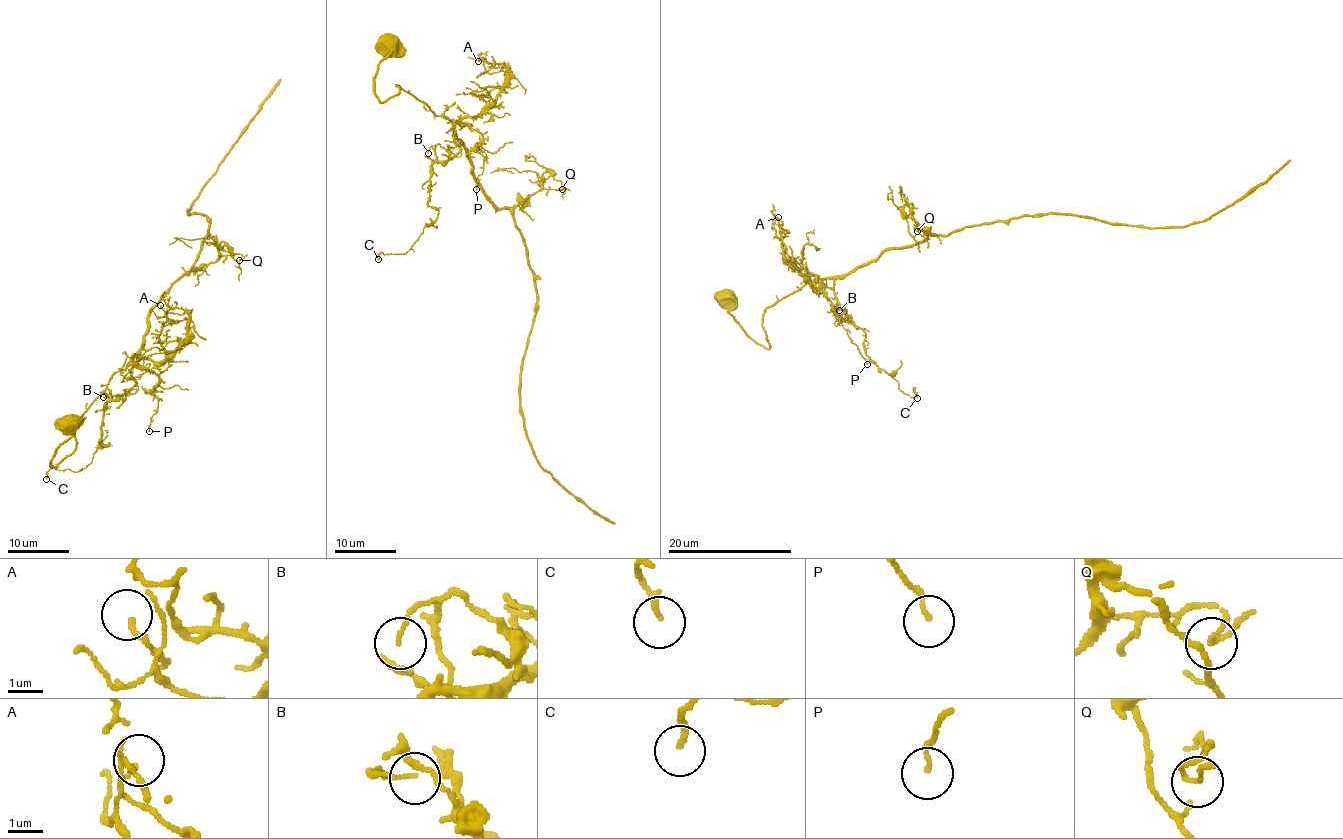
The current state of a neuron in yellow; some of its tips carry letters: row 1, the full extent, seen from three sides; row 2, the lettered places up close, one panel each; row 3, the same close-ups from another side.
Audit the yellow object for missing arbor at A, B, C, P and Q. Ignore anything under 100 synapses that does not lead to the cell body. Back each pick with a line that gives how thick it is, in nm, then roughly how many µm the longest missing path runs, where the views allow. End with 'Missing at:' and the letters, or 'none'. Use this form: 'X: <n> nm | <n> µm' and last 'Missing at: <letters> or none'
Missing at: none

